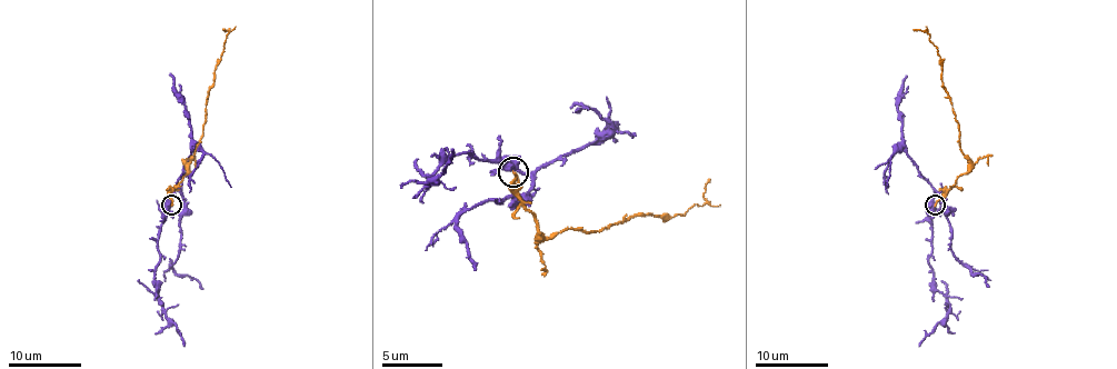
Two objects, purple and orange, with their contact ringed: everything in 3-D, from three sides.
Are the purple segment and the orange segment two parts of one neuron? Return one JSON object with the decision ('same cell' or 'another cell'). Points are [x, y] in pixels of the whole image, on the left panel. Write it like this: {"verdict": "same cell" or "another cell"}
{"verdict": "another cell"}

